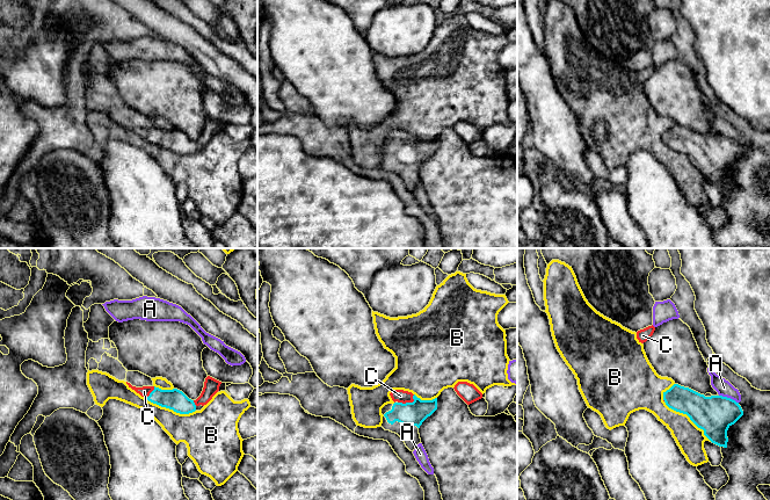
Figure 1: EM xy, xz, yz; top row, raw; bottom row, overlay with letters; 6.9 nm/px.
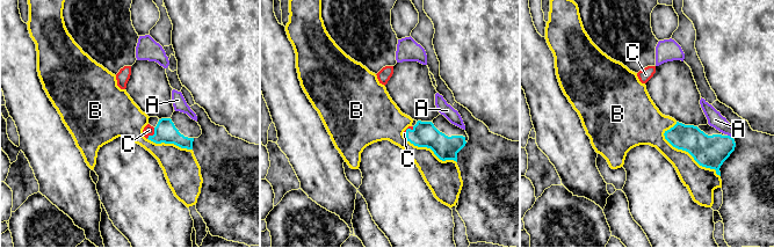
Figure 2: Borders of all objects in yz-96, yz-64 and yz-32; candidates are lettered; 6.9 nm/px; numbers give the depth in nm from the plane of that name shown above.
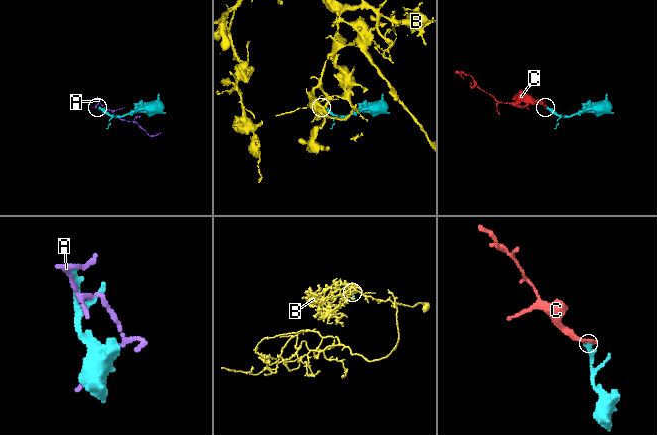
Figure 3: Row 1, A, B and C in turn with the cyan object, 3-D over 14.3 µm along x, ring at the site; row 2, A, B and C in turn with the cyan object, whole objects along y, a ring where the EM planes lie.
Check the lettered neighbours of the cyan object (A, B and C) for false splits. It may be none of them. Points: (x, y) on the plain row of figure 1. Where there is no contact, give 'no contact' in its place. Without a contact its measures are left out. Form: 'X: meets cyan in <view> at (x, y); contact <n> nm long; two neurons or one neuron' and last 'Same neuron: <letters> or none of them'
A: meets cyan in yz at (728, 138); contact 150 nm long; two neurons
B: meets cyan in yz at (689, 157); contact 440 nm long; two neurons
C: meets cyan in xz at (408, 143); contact 130 nm long; one neuron
Same neuron: C

